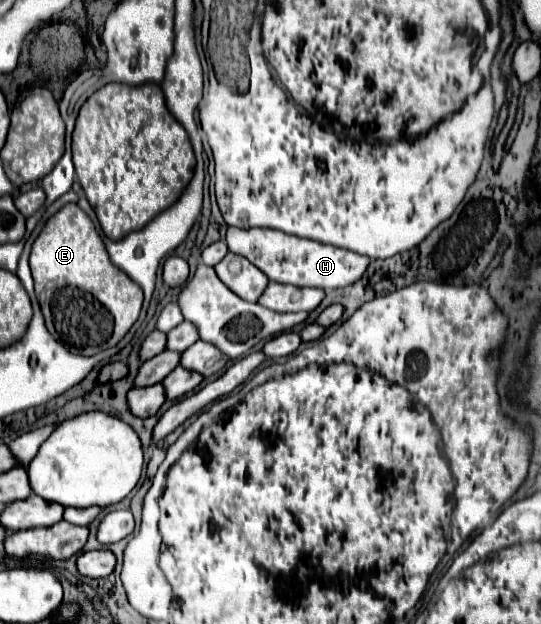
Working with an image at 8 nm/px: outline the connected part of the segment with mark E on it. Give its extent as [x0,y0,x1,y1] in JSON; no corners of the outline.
[29,204,143,356]

